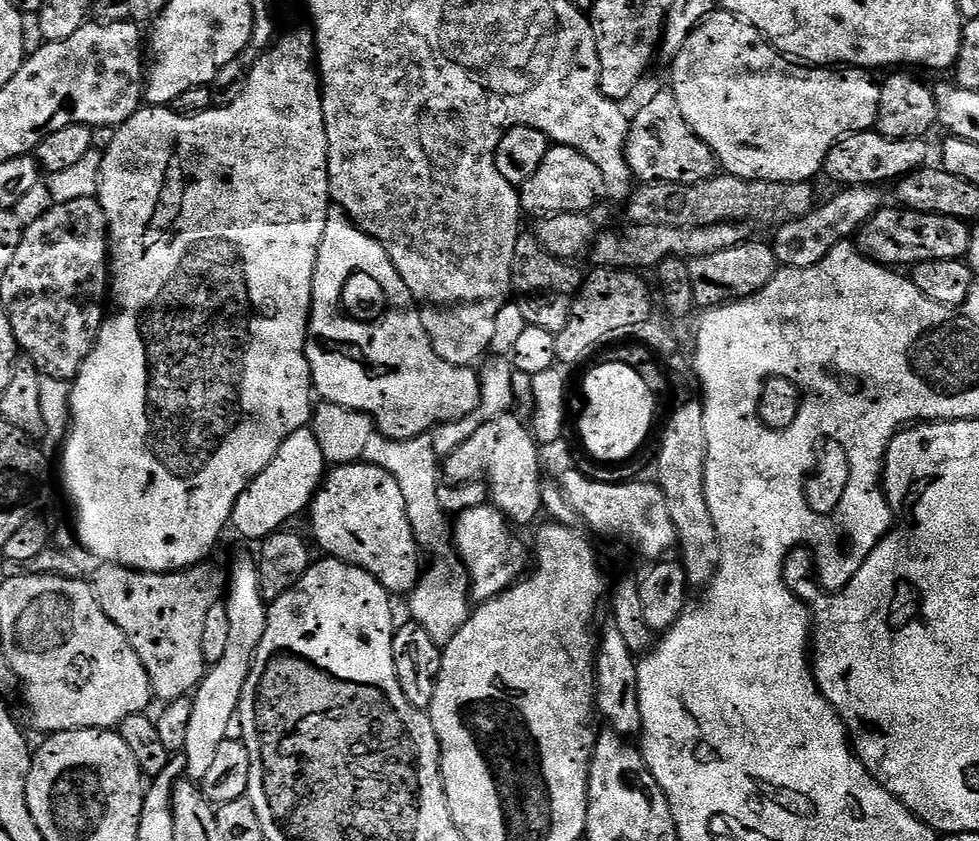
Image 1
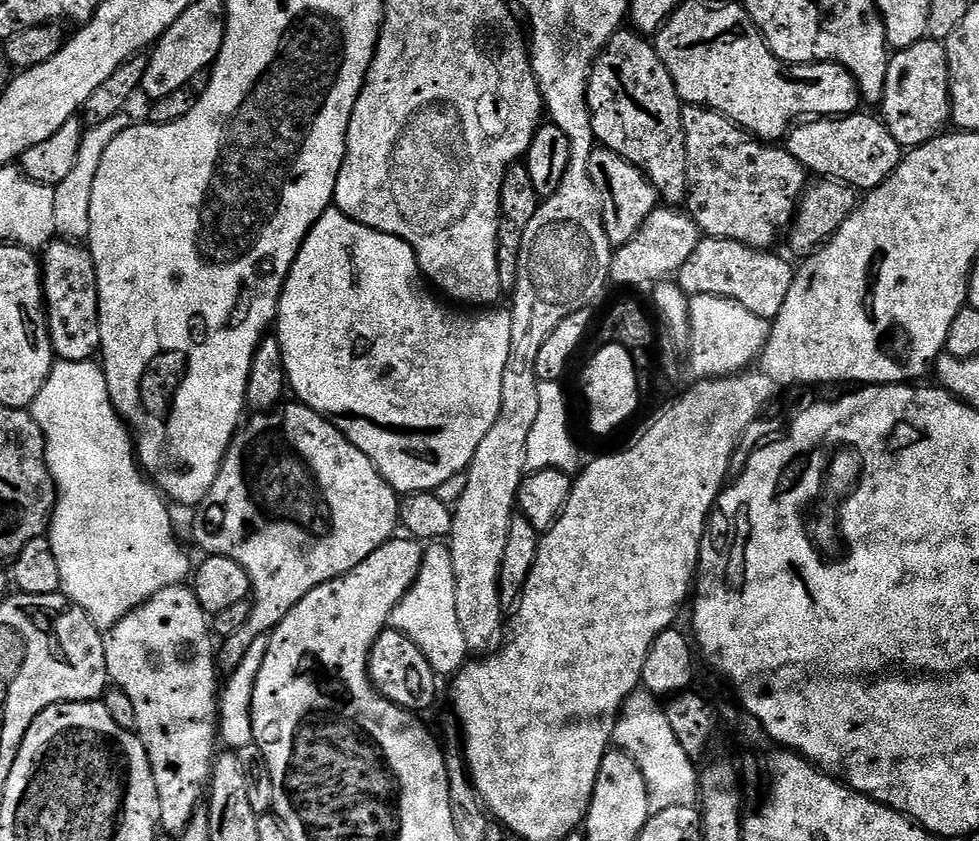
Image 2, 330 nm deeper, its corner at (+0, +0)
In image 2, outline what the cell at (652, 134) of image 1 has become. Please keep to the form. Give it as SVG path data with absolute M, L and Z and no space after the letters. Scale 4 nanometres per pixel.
M689 104L682 111L686 158L688 159L688 199L686 211L705 237L733 240L751 248L768 250L776 235L783 233L796 216L796 206L809 183L809 173L788 153L787 147L757 140L730 118L713 108Z

